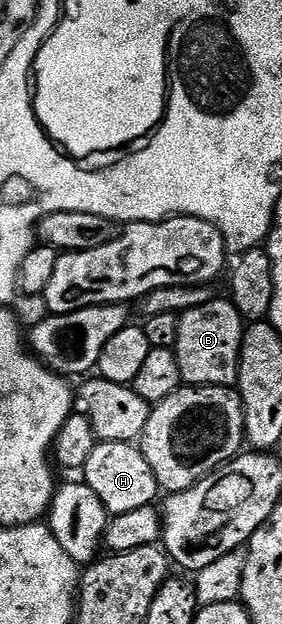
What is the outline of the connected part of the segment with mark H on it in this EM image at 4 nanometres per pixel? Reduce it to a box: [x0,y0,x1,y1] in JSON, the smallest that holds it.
[81,440,161,516]

